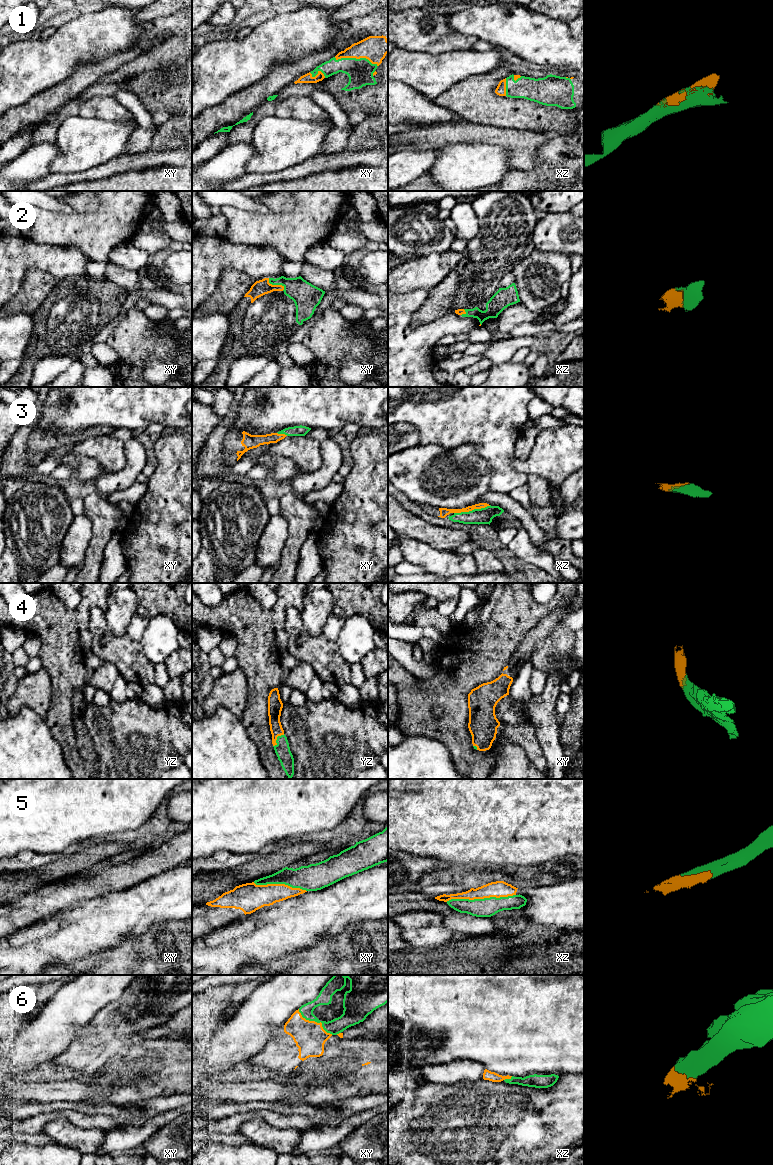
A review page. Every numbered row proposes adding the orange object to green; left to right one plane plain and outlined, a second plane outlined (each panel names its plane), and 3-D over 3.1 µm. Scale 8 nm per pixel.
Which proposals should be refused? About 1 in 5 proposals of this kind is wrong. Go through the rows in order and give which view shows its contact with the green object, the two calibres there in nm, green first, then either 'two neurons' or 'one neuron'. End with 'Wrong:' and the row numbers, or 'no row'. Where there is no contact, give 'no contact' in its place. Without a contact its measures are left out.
1: contact in xy; calibres 200 and 200 nm; one neuron
2: contact in xy; calibres 200 and 120 nm; one neuron
3: contact in xz; calibres 130 and 70 nm; one neuron
4: contact in yz; calibres 120 and 110 nm; one neuron
5: contact in xz; calibres 160 and 130 nm; one neuron
6: contact in xy; calibres 120 and 260 nm; one neuron
Wrong: no row

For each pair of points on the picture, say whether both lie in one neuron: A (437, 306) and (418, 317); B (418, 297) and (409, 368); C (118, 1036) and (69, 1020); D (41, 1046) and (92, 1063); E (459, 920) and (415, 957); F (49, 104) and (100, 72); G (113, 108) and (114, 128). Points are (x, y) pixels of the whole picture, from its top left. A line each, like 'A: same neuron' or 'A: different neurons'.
A: same neuron
B: same neuron
C: different neurons
D: different neurons
E: different neurons
F: same neuron
G: different neurons

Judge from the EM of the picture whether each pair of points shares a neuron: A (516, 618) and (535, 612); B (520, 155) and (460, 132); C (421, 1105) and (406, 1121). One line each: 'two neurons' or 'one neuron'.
A: one neuron
B: one neuron
C: one neuron

